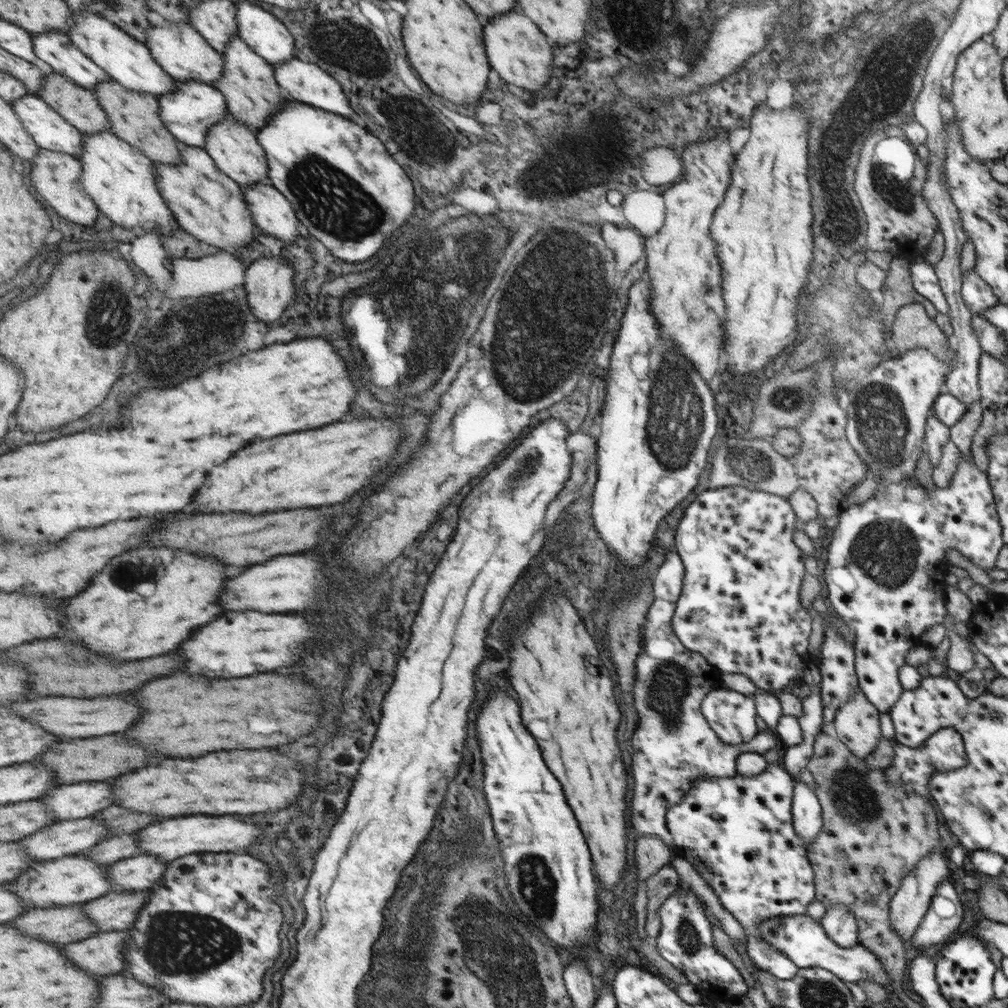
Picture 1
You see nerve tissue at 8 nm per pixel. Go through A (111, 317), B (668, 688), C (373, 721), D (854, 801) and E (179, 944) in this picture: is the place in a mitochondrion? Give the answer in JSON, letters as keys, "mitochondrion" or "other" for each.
{"A":"mitochondrion","B":"mitochondrion","C":"other","D":"mitochondrion","E":"mitochondrion"}

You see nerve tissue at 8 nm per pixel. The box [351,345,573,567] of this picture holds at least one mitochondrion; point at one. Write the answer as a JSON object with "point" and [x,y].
{"point":[523,473]}

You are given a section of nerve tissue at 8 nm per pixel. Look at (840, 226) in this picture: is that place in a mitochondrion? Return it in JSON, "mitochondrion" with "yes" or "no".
{"mitochondrion":"yes"}

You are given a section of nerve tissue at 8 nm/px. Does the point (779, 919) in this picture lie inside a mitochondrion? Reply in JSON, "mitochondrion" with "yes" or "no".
{"mitochondrion":"no"}

